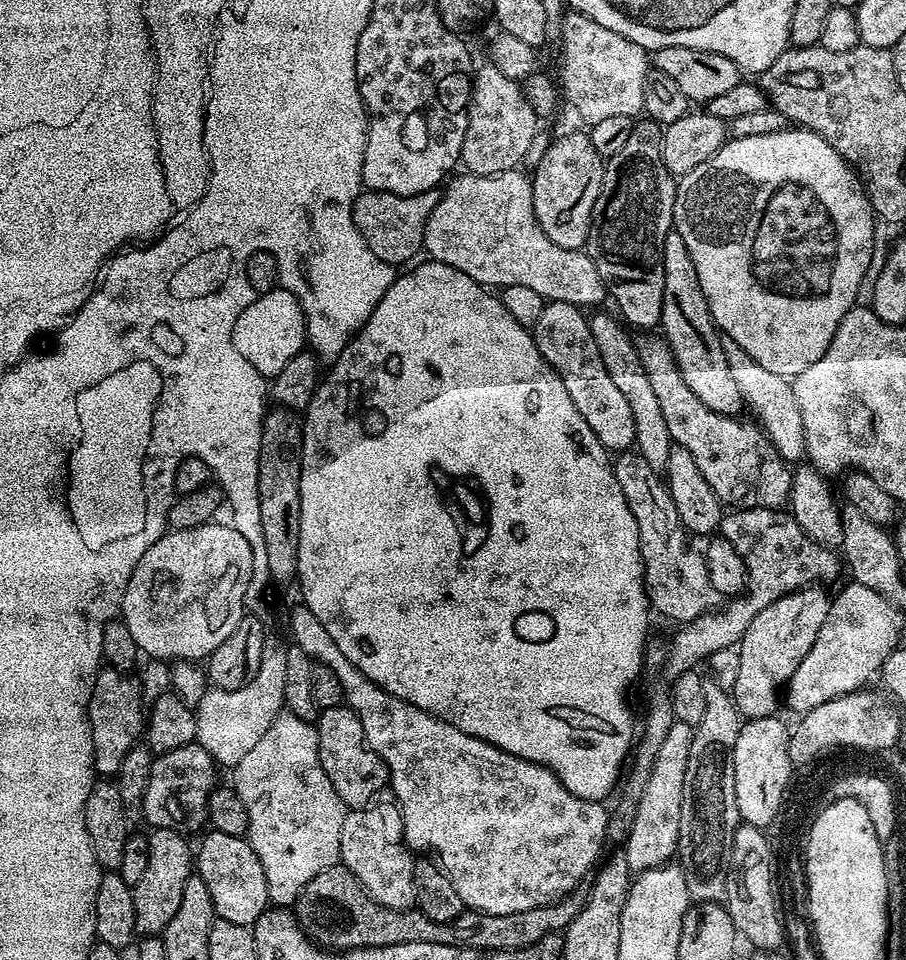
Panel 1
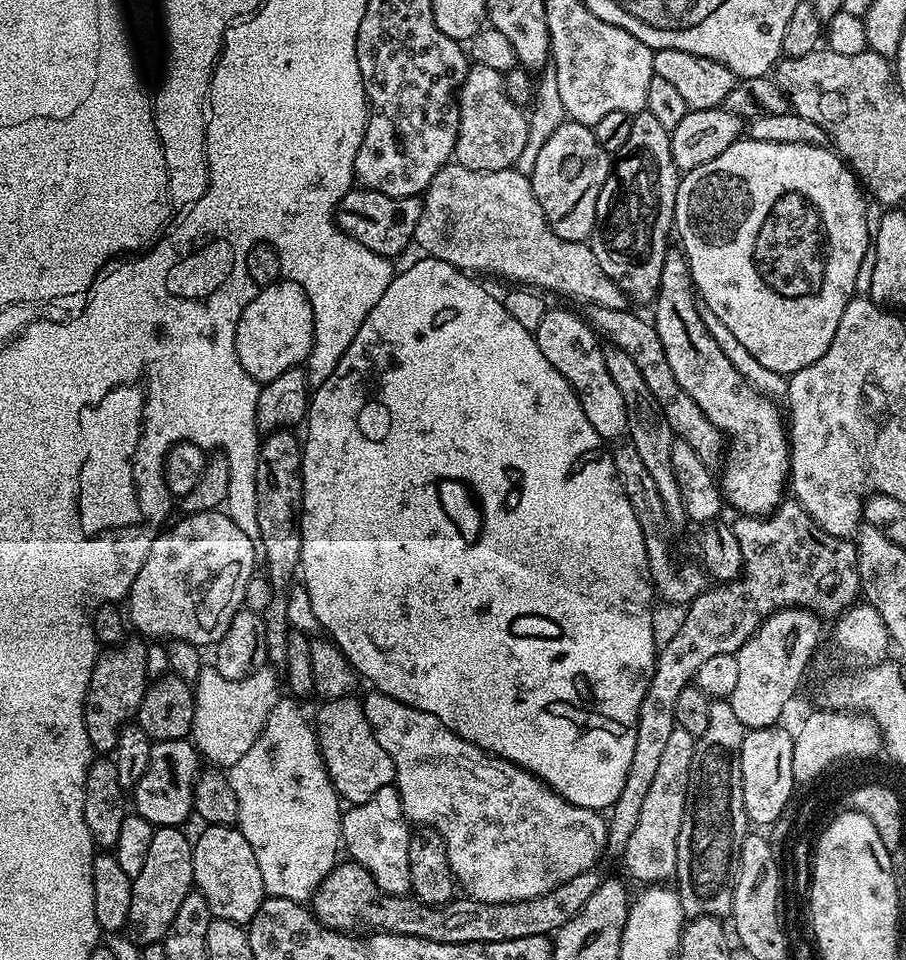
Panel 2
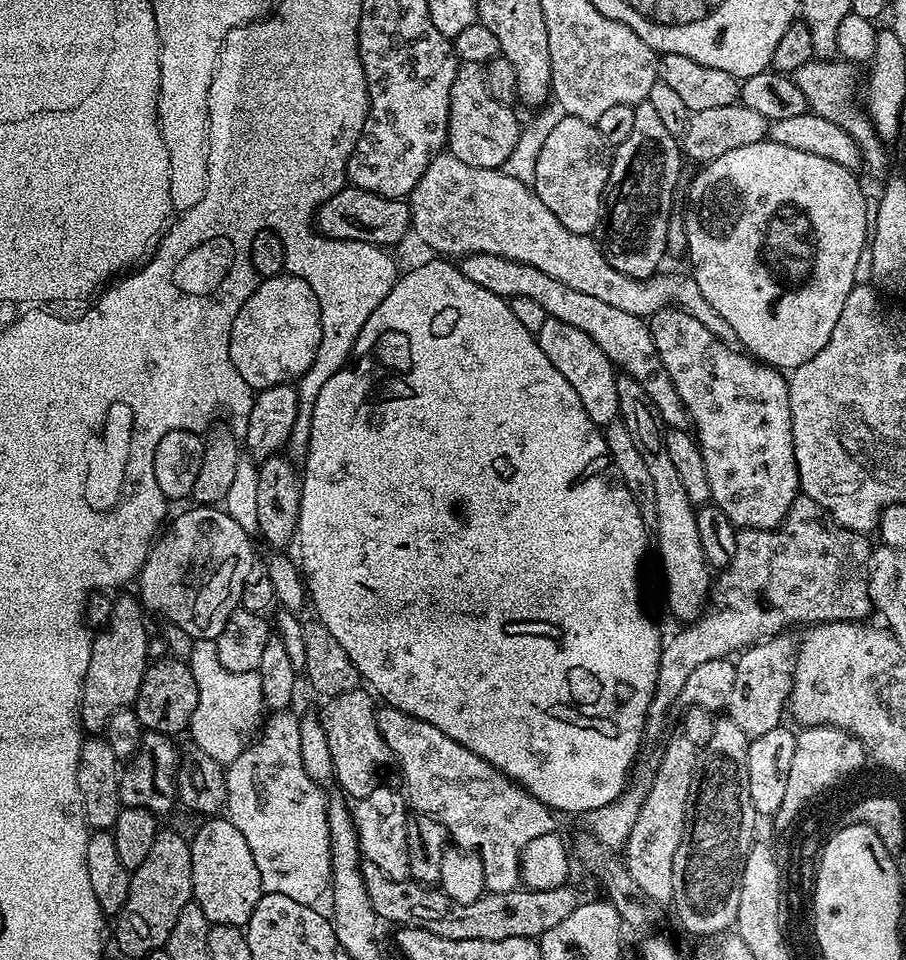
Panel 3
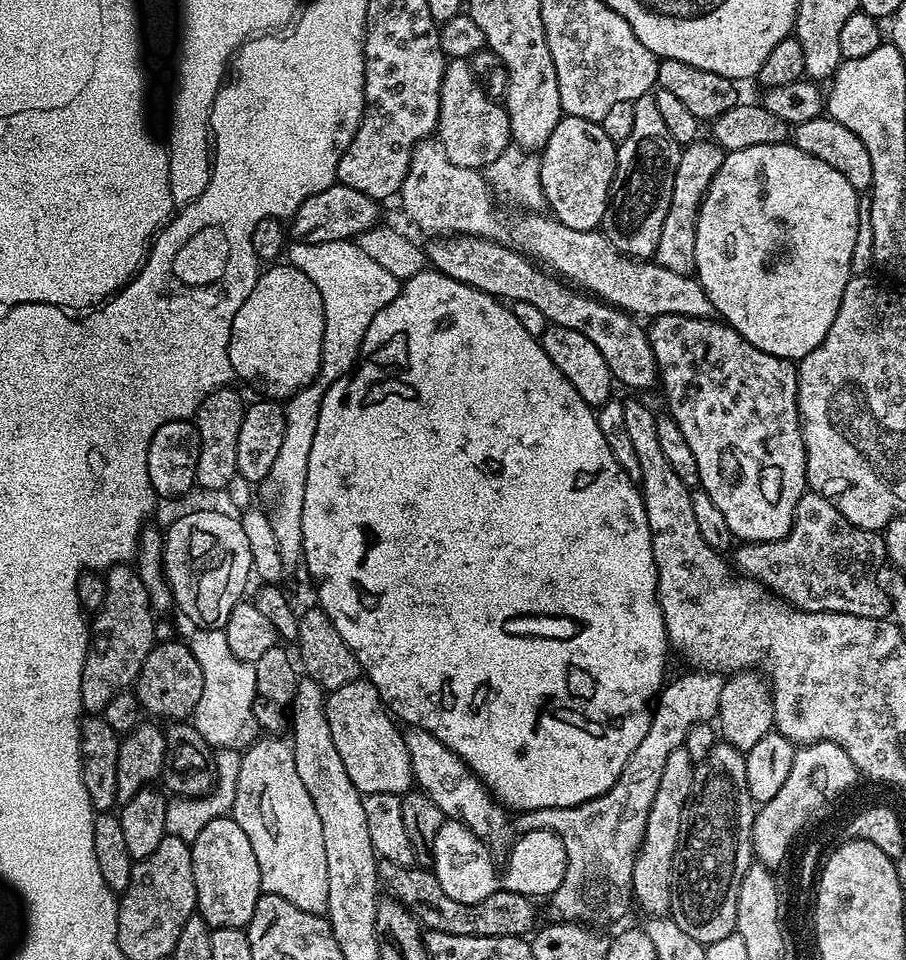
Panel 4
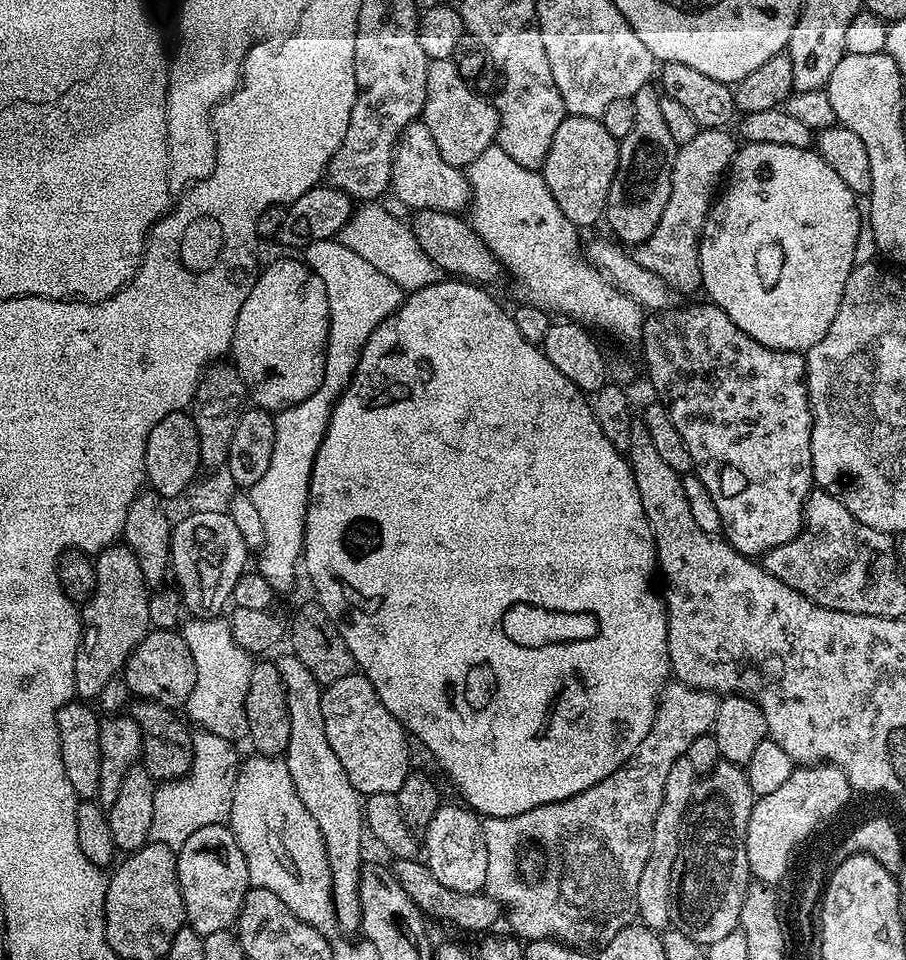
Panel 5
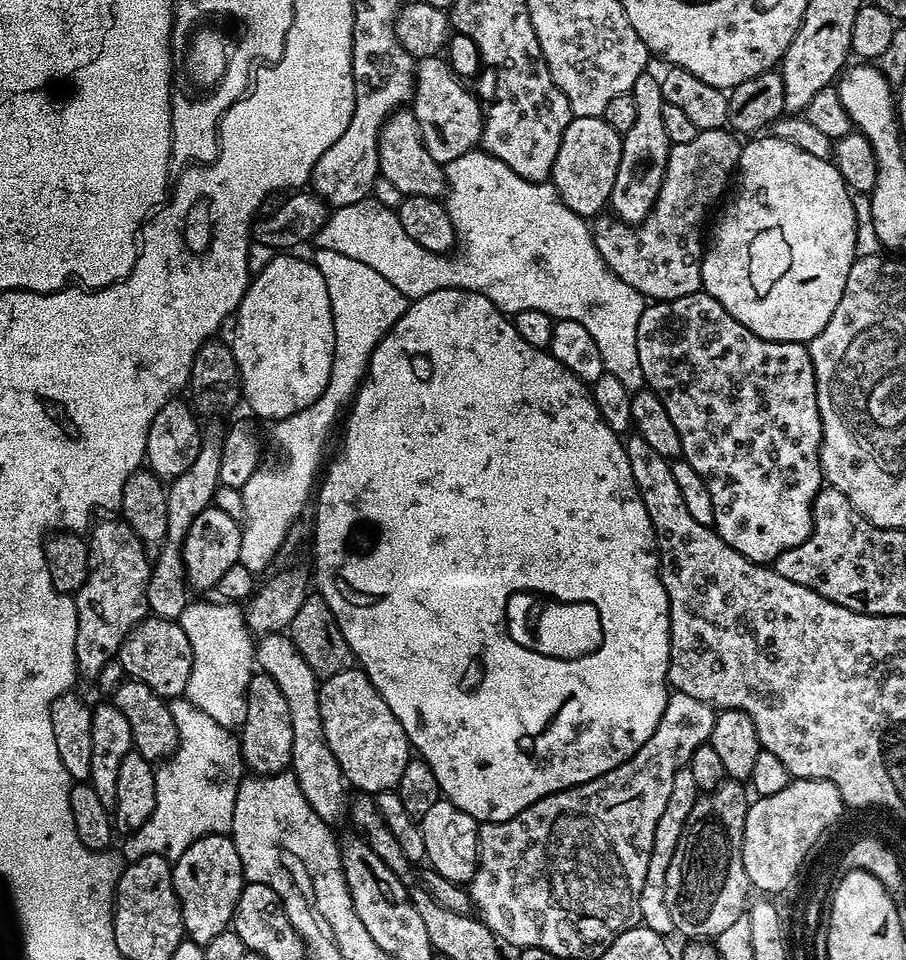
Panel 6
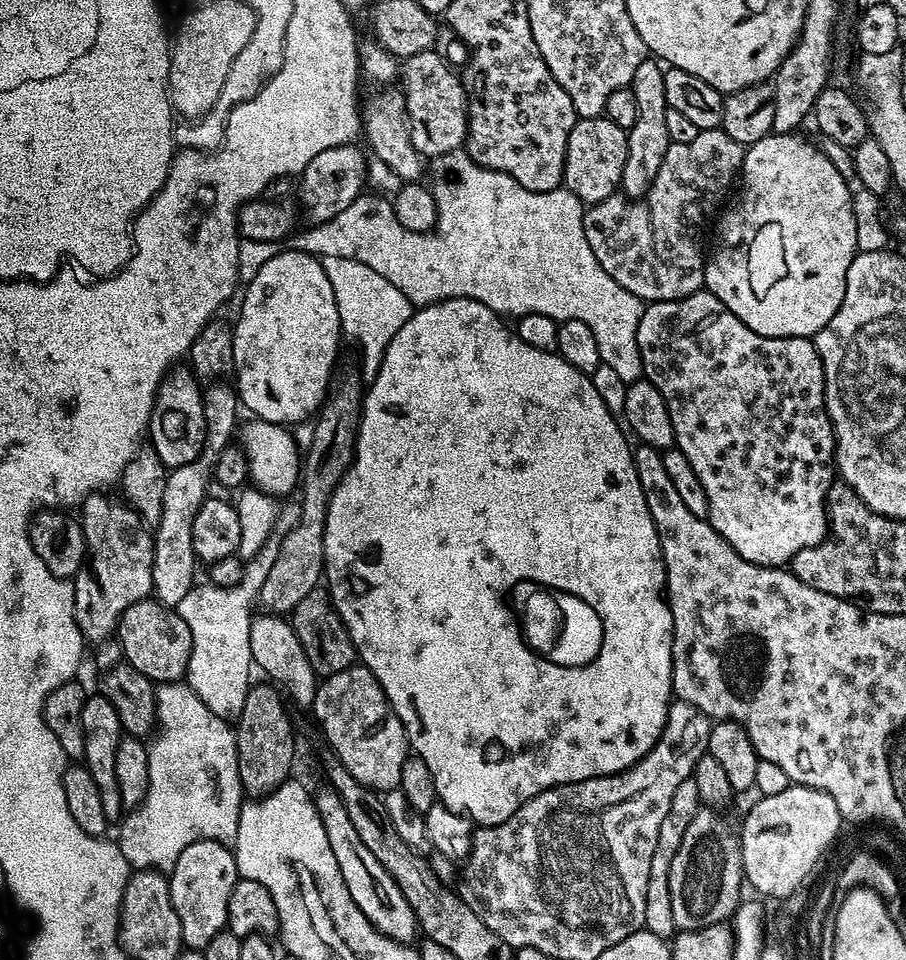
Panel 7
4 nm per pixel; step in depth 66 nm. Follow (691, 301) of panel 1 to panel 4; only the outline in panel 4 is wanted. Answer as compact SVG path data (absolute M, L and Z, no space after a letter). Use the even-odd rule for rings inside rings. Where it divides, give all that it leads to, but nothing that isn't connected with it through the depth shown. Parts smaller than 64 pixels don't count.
M658 316L647 325L648 341L654 350L656 365L660 371L659 383L664 384L664 396L668 399L667 415L678 422L678 430L686 437L690 451L694 453L694 462L698 462L698 474L700 475L699 487L710 499L714 506L718 506L720 513L726 517L733 537L737 541L749 544L761 544L762 542L774 542L783 540L786 534L790 534L794 514L802 494L808 488L808 475L806 474L806 446L804 445L804 430L800 423L800 411L798 410L798 382L796 374L797 365L790 360L783 360L774 354L766 354L758 350L742 334L738 334L732 327L716 318L703 320L702 318L690 318L689 316Z

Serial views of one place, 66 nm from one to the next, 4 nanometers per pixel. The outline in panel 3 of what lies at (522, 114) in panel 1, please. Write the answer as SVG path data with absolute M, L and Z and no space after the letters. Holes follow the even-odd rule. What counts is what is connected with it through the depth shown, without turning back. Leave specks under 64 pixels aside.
M463 62L456 71L454 86L450 90L450 122L448 123L447 151L454 158L466 162L466 166L479 168L503 169L504 163L514 154L514 146L518 146L522 124L516 121L516 116L503 104L503 99L497 98L488 89L488 78L485 65L478 62Z

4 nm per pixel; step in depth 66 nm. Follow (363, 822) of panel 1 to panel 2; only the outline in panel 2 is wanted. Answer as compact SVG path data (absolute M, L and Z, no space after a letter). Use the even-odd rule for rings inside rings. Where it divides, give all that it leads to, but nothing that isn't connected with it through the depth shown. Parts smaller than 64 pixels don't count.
M389 786L378 790L374 798L351 805L340 822L340 839L345 853L349 852L355 863L361 864L378 882L380 891L391 896L407 896L410 886L410 821L404 815L400 790Z

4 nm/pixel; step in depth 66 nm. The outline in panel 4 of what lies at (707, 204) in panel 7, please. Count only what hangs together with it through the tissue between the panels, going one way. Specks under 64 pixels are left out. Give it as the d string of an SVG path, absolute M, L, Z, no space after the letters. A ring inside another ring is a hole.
M697 138L680 153L678 170L674 174L672 205L666 214L666 222L662 226L662 238L658 238L654 257L655 263L666 266L666 270L674 270L674 274L691 276L696 271L694 234L700 213L700 203L708 192L714 174L718 174L718 166L722 166L725 155L724 149L708 138Z

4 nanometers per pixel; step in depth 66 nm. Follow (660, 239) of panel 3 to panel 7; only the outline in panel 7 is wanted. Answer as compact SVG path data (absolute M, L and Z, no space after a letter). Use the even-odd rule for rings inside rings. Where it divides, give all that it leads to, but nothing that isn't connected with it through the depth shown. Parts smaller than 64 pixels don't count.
M646 58L638 70L634 70L631 90L638 101L638 122L627 129L628 149L626 150L626 170L622 170L620 188L623 195L629 198L647 196L658 170L662 170L662 158L666 158L666 150L670 143L666 134L666 82L664 68L655 59Z

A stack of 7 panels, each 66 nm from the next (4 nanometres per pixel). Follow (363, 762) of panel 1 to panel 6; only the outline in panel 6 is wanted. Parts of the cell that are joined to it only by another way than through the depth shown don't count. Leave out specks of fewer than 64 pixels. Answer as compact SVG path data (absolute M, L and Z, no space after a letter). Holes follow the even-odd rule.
M353 666L342 670L342 674L323 677L319 681L318 702L325 741L345 781L364 794L393 791L408 765L410 745L398 718L390 714L390 706L386 706L366 673Z

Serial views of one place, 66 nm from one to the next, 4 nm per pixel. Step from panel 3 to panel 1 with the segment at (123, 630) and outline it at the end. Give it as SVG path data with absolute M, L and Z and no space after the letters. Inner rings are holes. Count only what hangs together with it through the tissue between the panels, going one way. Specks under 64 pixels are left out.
M101 667L90 694L88 721L92 735L93 769L101 777L115 777L127 752L138 744L146 728L146 708L141 701L139 679L116 668Z

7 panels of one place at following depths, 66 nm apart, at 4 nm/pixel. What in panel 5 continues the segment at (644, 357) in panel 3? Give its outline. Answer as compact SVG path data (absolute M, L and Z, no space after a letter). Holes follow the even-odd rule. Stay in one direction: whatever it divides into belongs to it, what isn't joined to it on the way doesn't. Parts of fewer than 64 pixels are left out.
M419 209L413 216L415 218L411 220L410 227L419 248L435 265L439 266L443 273L481 286L489 286L488 284L496 281L500 276L503 277L503 264L463 217L457 213L424 209Z

